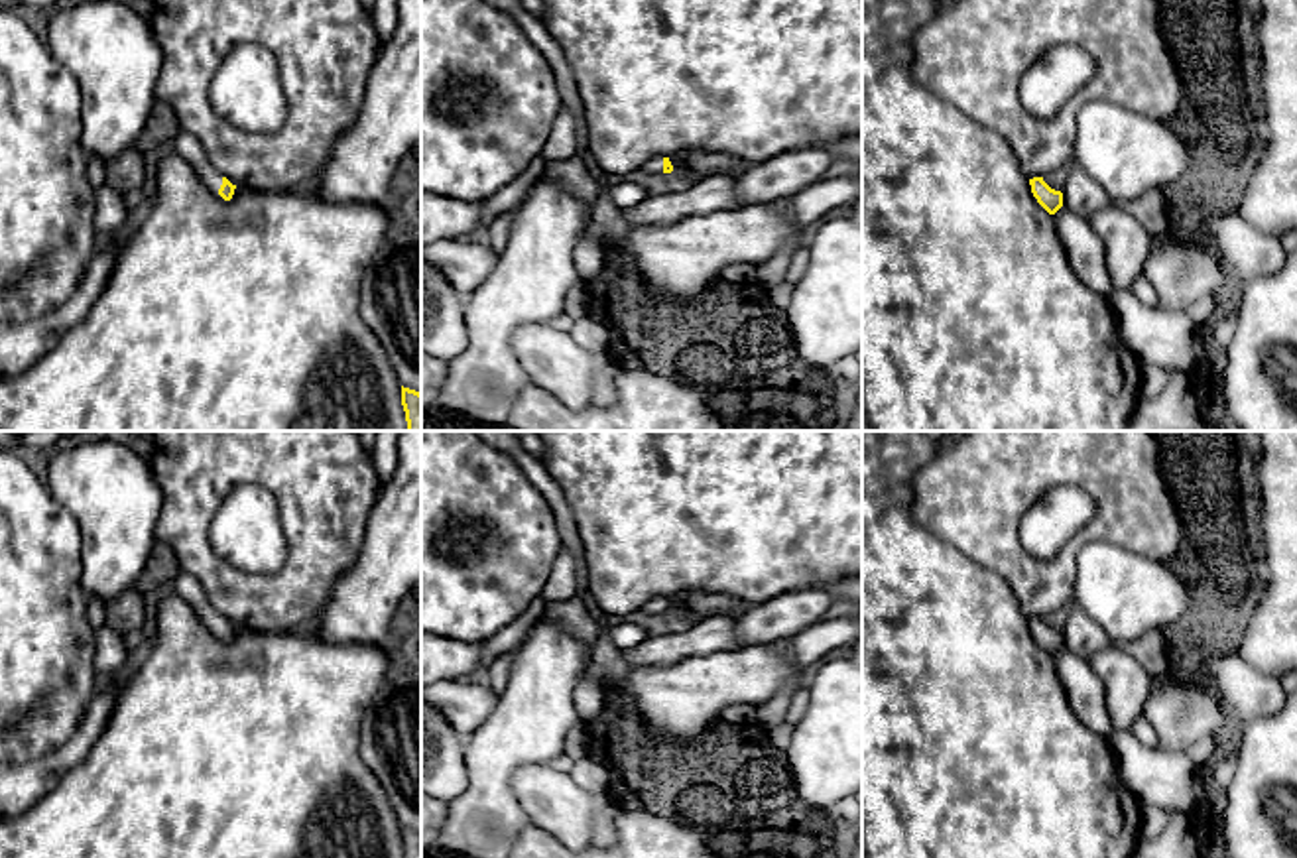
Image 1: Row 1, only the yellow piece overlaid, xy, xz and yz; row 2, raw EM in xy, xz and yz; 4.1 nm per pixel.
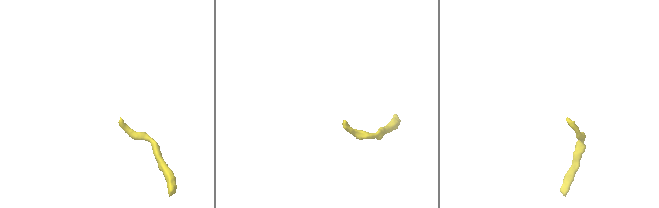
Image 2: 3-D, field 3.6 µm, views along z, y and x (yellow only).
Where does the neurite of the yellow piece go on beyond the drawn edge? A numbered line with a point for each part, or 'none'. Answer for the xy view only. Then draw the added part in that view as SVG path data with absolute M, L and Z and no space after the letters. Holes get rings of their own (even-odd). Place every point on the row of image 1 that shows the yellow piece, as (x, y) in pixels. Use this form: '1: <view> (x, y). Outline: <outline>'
1: xy (187, 146). Outline: M181 130L169 148L177 152L181 157L185 157L211 189L215 191L220 189L222 175L211 165L203 146L199 144L195 136Z

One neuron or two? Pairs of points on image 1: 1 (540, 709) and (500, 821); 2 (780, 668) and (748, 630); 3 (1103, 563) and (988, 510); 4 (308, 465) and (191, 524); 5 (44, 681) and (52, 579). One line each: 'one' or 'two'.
1: one
2: two
3: two
4: one
5: one

